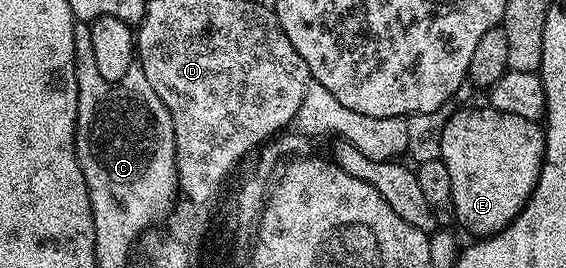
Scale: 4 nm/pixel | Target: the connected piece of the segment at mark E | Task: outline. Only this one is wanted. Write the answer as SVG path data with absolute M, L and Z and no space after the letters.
M483 106L483 108L466 108L463 112L454 110L447 125L444 126L443 137L440 138L440 150L442 151L440 158L444 162L444 166L448 166L448 175L452 181L452 202L454 203L454 214L457 223L459 225L462 223L471 232L471 237L485 238L496 235L497 232L504 230L518 217L520 210L524 210L524 206L528 202L528 198L540 178L542 159L544 158L544 146L546 145L546 133L543 125L539 121L537 124L536 120L534 118L520 118L516 114L504 114L495 108Z

